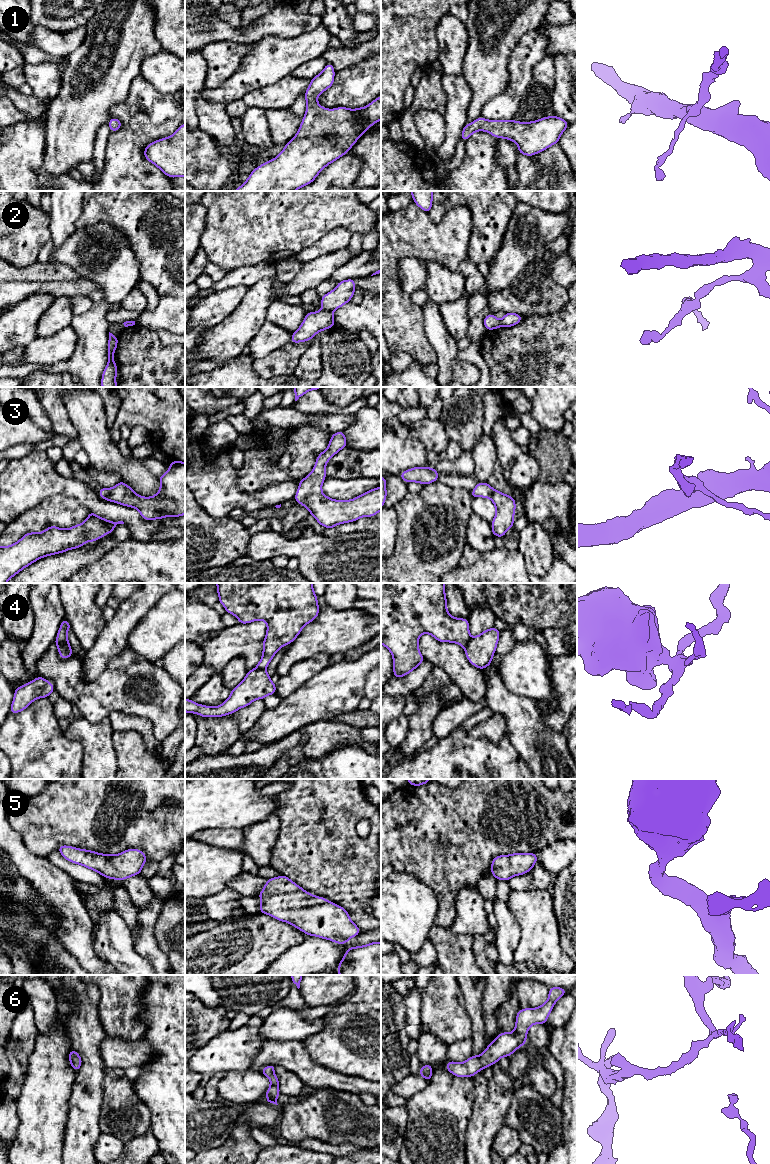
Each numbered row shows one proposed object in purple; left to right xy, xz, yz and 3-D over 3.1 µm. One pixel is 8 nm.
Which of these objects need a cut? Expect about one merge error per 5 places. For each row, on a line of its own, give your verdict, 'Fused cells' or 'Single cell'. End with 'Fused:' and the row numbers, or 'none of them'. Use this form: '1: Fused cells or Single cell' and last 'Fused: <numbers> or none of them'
1: Single cell
2: Fused cells
3: Single cell
4: Fused cells
5: Single cell
6: Single cell
Fused: 2, 4

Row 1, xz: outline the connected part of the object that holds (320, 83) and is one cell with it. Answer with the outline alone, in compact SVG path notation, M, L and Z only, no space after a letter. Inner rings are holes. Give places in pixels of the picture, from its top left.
M327 63L323 71L310 79L305 91L306 113L297 134L286 143L274 159L255 168L248 179L234 191L296 191L312 183L329 164L345 155L358 138L381 120L381 96L365 107L326 109L318 104L318 96L334 83L334 67Z

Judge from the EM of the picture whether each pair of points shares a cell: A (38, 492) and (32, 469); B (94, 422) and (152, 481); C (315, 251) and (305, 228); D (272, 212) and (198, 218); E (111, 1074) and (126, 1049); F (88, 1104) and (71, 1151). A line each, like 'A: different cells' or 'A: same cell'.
A: same cell
B: same cell
C: different cells
D: different cells
E: different cells
F: same cell

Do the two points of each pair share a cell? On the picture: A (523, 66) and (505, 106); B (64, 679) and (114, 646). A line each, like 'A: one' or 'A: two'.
A: one
B: two

